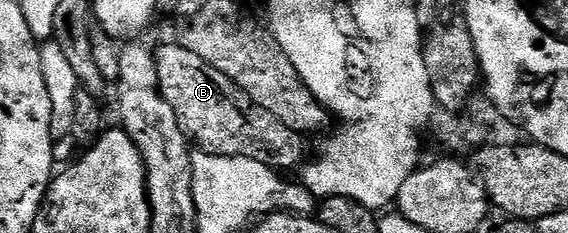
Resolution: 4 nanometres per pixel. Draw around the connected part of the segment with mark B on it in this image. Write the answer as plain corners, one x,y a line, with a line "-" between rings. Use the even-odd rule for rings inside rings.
179,42
156,49
157,77
165,101
175,110
179,126
200,151
216,156
238,156
263,162
263,166
286,170
300,169
306,163
306,133
291,130
279,122
271,110
263,110
227,74
215,70
199,54
187,50

